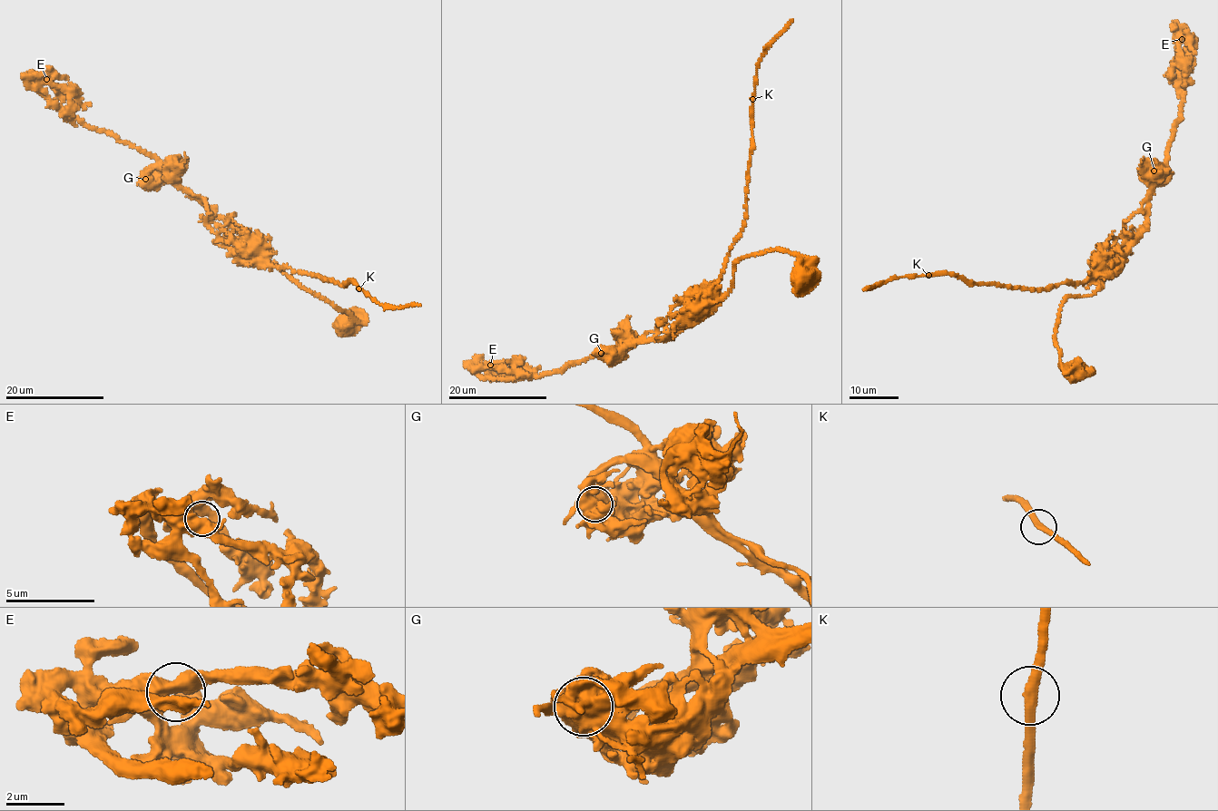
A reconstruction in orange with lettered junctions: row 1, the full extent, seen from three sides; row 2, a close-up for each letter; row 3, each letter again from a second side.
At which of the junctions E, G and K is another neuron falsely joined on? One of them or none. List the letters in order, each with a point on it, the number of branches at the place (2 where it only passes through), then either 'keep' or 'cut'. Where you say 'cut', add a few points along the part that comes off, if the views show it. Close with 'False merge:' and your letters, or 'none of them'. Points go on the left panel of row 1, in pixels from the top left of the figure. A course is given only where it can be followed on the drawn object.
E: place (46, 79); branches 3; keep
G: place (145, 179); branches 3; cut; course (146, 180), (166, 162), (214, 232), (278, 268), (419, 305)
K: place (358, 288); branches 2; keep
False merge: G

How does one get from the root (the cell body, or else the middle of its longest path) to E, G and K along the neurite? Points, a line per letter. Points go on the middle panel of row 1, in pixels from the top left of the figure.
E: (802, 276), (799, 255), (754, 254), (735, 264), (731, 292), (664, 337), (533, 376), (490, 365)
G: (802, 276), (799, 255), (776, 249), (746, 257), (735, 264), (731, 292), (696, 319), (664, 337), (601, 353)
K: (802, 276), (799, 255), (776, 249), (736, 262), (732, 288), (722, 298), (713, 288), (746, 210), (751, 99)

